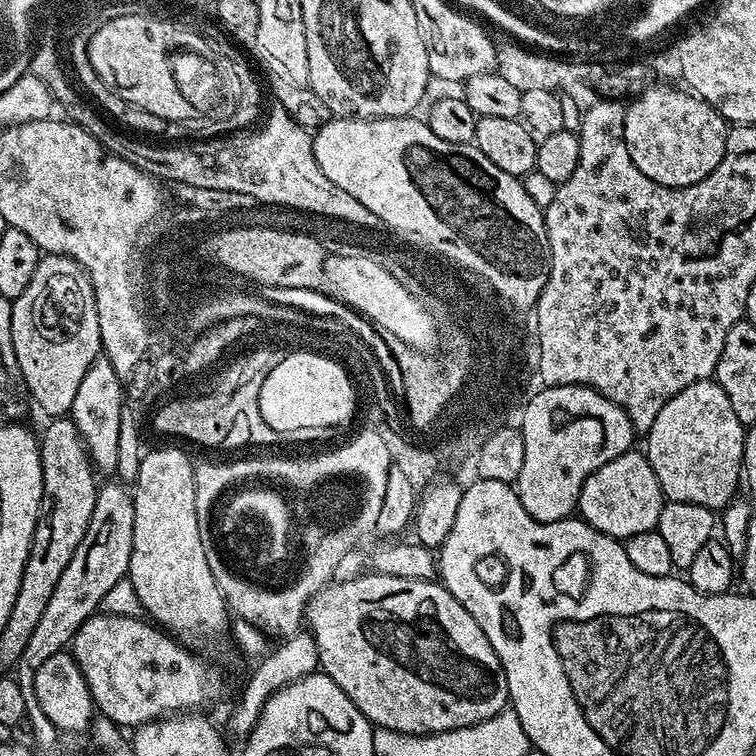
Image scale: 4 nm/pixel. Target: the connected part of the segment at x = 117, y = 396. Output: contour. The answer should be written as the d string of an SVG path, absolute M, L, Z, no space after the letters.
M105 358L93 362L92 368L86 370L86 378L82 378L82 386L78 386L78 394L74 397L74 406L70 419L76 423L78 434L84 440L84 448L88 451L88 459L92 461L95 471L103 474L115 473L118 466L118 426L120 415L126 407L125 385L121 383L111 364Z

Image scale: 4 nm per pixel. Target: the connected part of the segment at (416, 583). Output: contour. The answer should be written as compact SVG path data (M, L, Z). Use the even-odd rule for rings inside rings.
M367 574L368 576L356 576L353 580L340 580L328 583L320 592L310 597L306 609L306 628L312 633L314 642L318 648L320 668L362 710L365 718L372 721L377 728L389 728L398 730L402 734L411 736L429 736L435 732L446 730L458 730L466 726L474 726L486 718L494 718L499 712L509 707L508 687L506 686L506 674L502 670L502 662L498 662L498 654L494 654L494 646L490 646L490 638L482 634L482 626L470 618L470 610L458 602L445 588L435 579L415 580L414 578L398 578L397 576L382 576L379 574Z

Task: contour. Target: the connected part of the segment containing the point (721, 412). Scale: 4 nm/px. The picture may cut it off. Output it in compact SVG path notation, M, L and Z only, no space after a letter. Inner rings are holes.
M715 379L699 380L674 394L674 398L658 410L658 418L654 418L652 429L646 433L646 455L665 497L674 502L694 502L698 506L723 510L731 500L737 499L736 487L742 484L745 435L745 424L734 414L726 390L722 390Z

